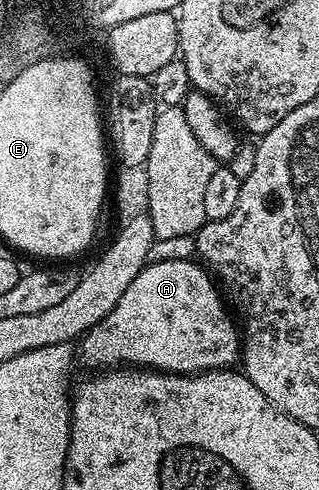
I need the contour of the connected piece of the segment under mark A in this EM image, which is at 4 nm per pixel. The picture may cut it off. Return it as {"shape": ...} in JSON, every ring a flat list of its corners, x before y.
{"shape":[[162,258,159,262,154,260,147,264,136,276,136,280,128,284,128,292,120,296,120,304,116,304,116,308,112,308,112,312,108,312,104,320,100,320,82,335,80,345,82,345,83,364,98,366,94,368,121,366,149,368,164,374,188,375,202,374,205,370,225,370,233,367,240,358,239,327,211,271,205,265,194,262,189,262,186,258]]}

